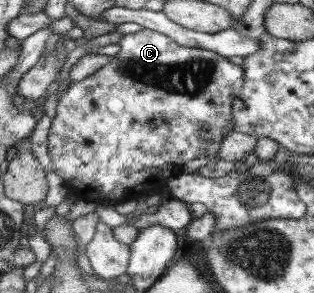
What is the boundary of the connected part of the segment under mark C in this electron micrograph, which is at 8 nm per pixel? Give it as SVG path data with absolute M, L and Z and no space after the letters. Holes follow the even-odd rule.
M143 28L137 33L129 33L122 36L117 43L119 52L110 58L110 62L99 67L95 73L88 75L85 79L68 83L65 93L57 101L55 118L51 120L51 127L47 135L47 154L51 158L51 171L61 178L69 194L72 194L76 201L113 201L113 203L125 203L125 201L137 201L140 196L150 193L158 193L166 190L166 181L176 175L173 172L175 165L183 165L191 159L207 157L211 161L215 151L219 149L221 141L232 131L234 126L232 116L232 103L243 93L244 68L239 64L229 63L224 56L217 55L217 52L202 50L201 48L185 47L178 44L176 40L169 39L150 29ZM207 133L209 140L201 140L201 135Z

